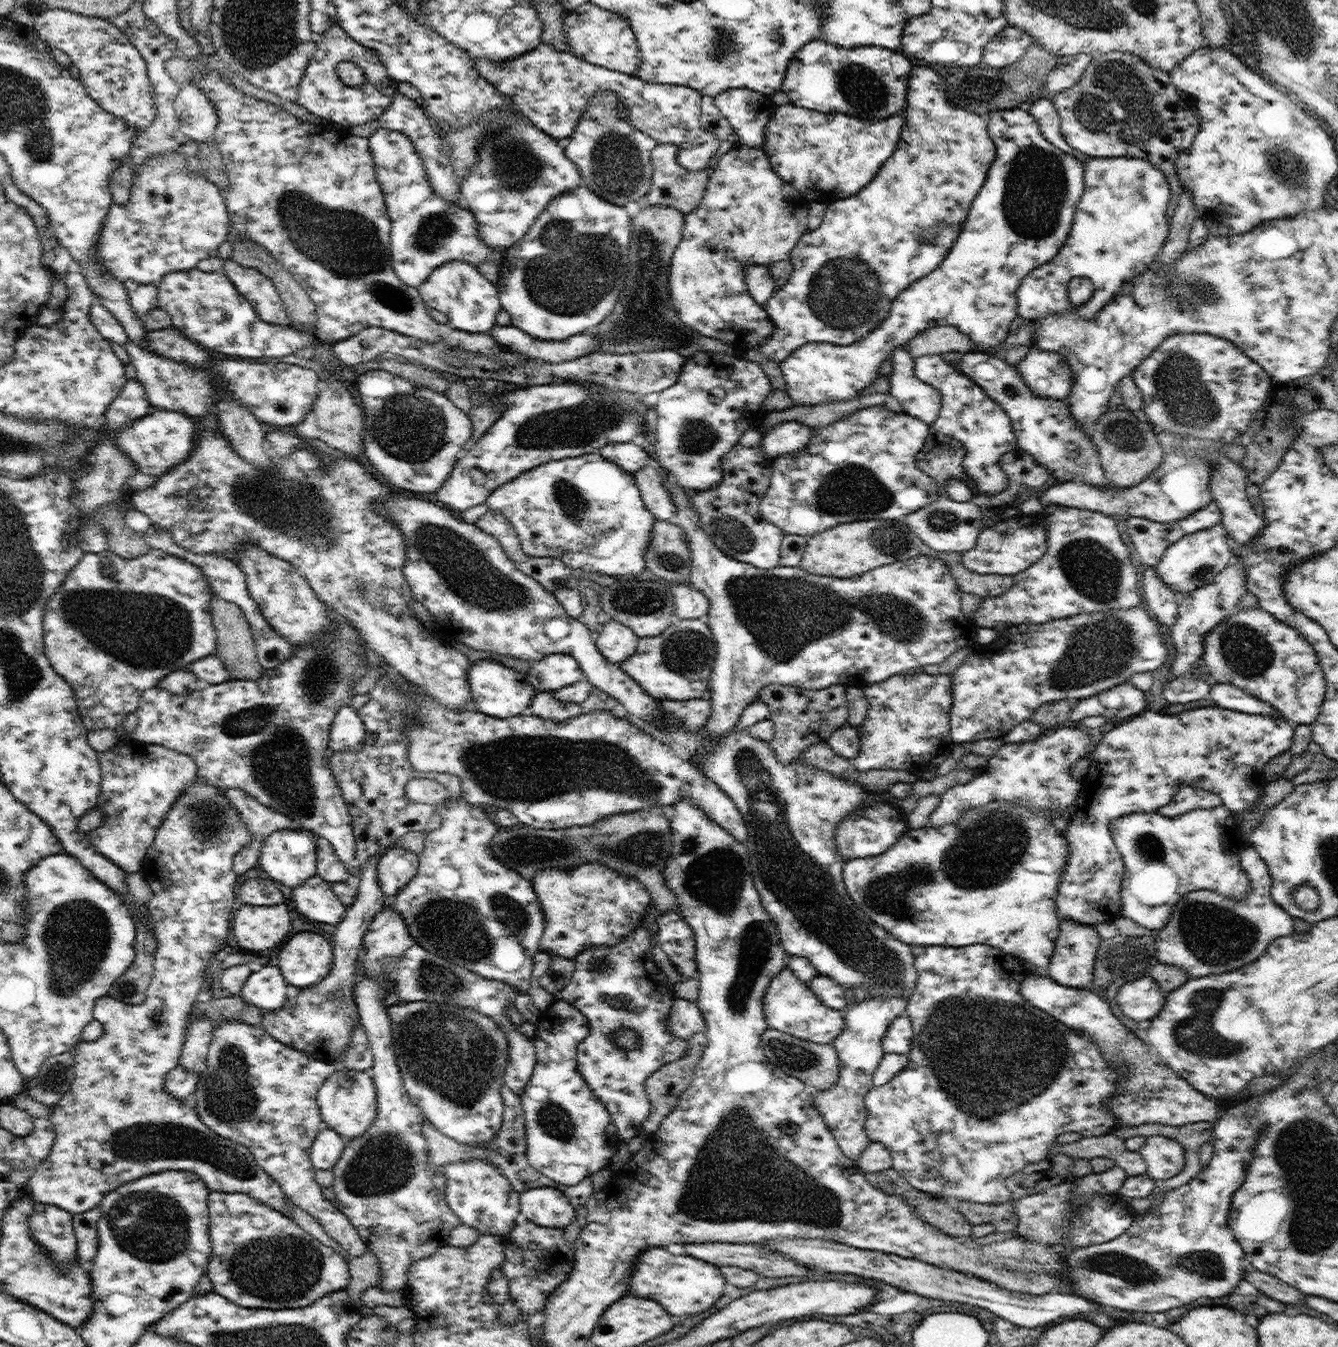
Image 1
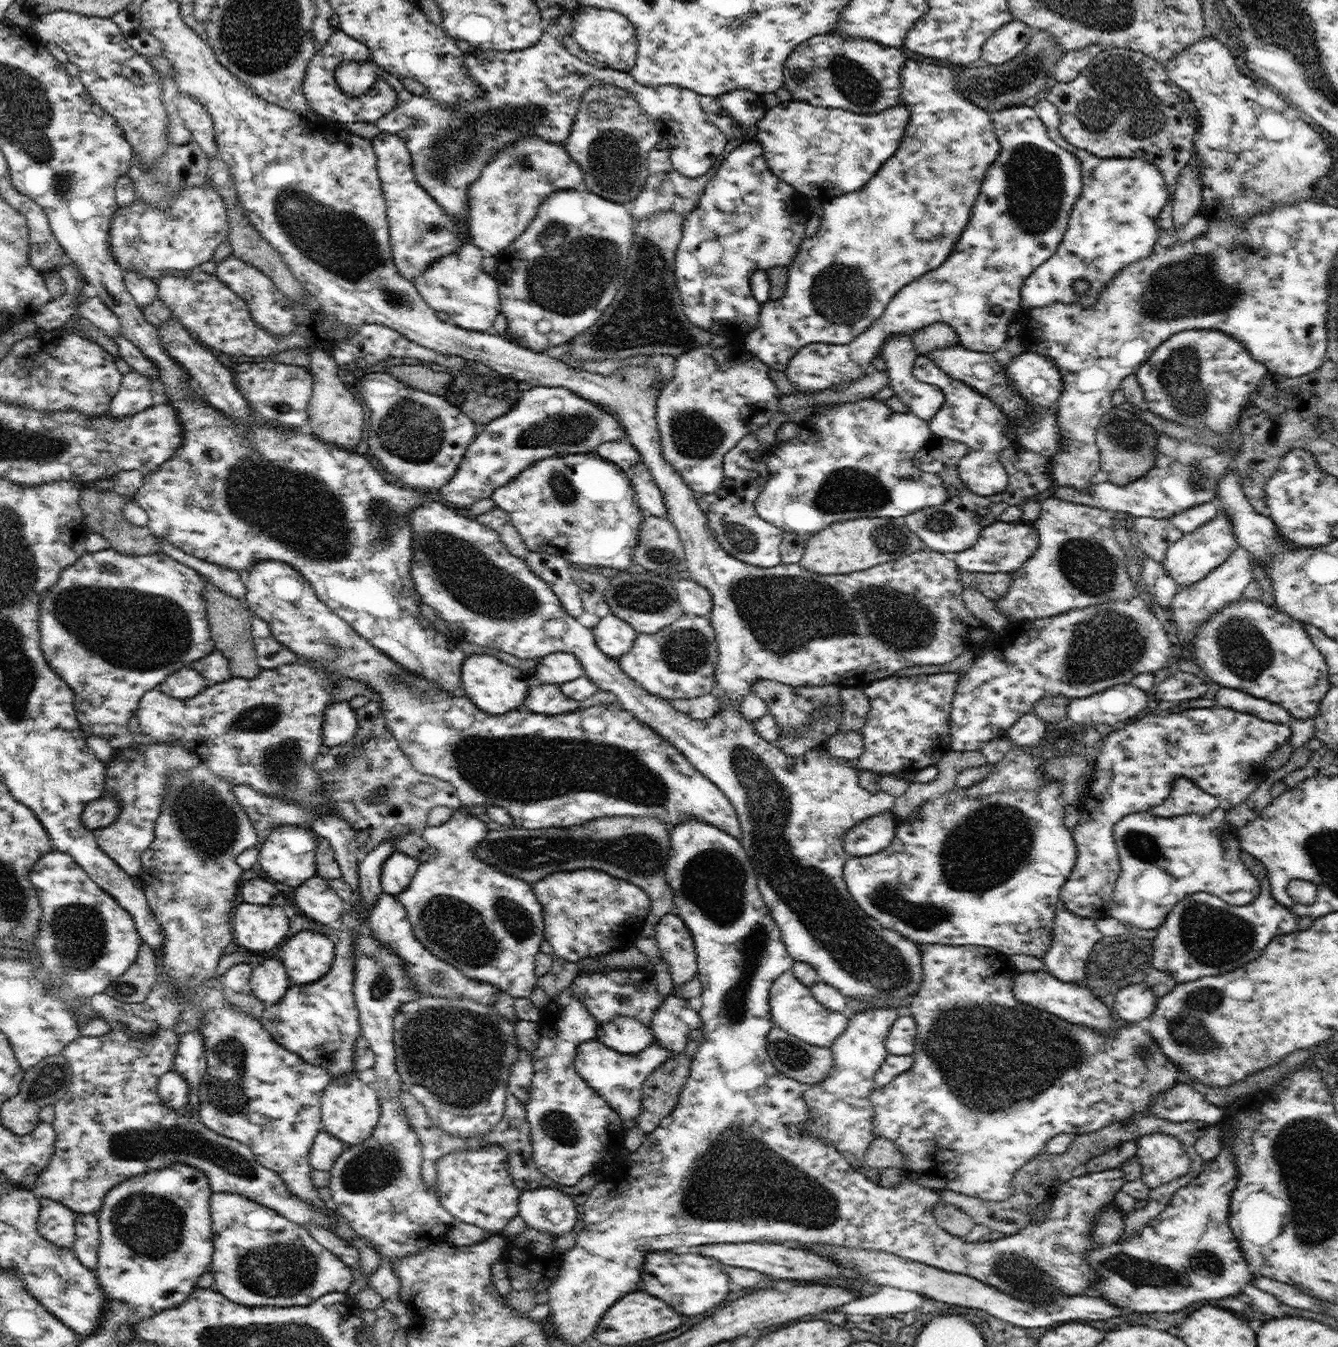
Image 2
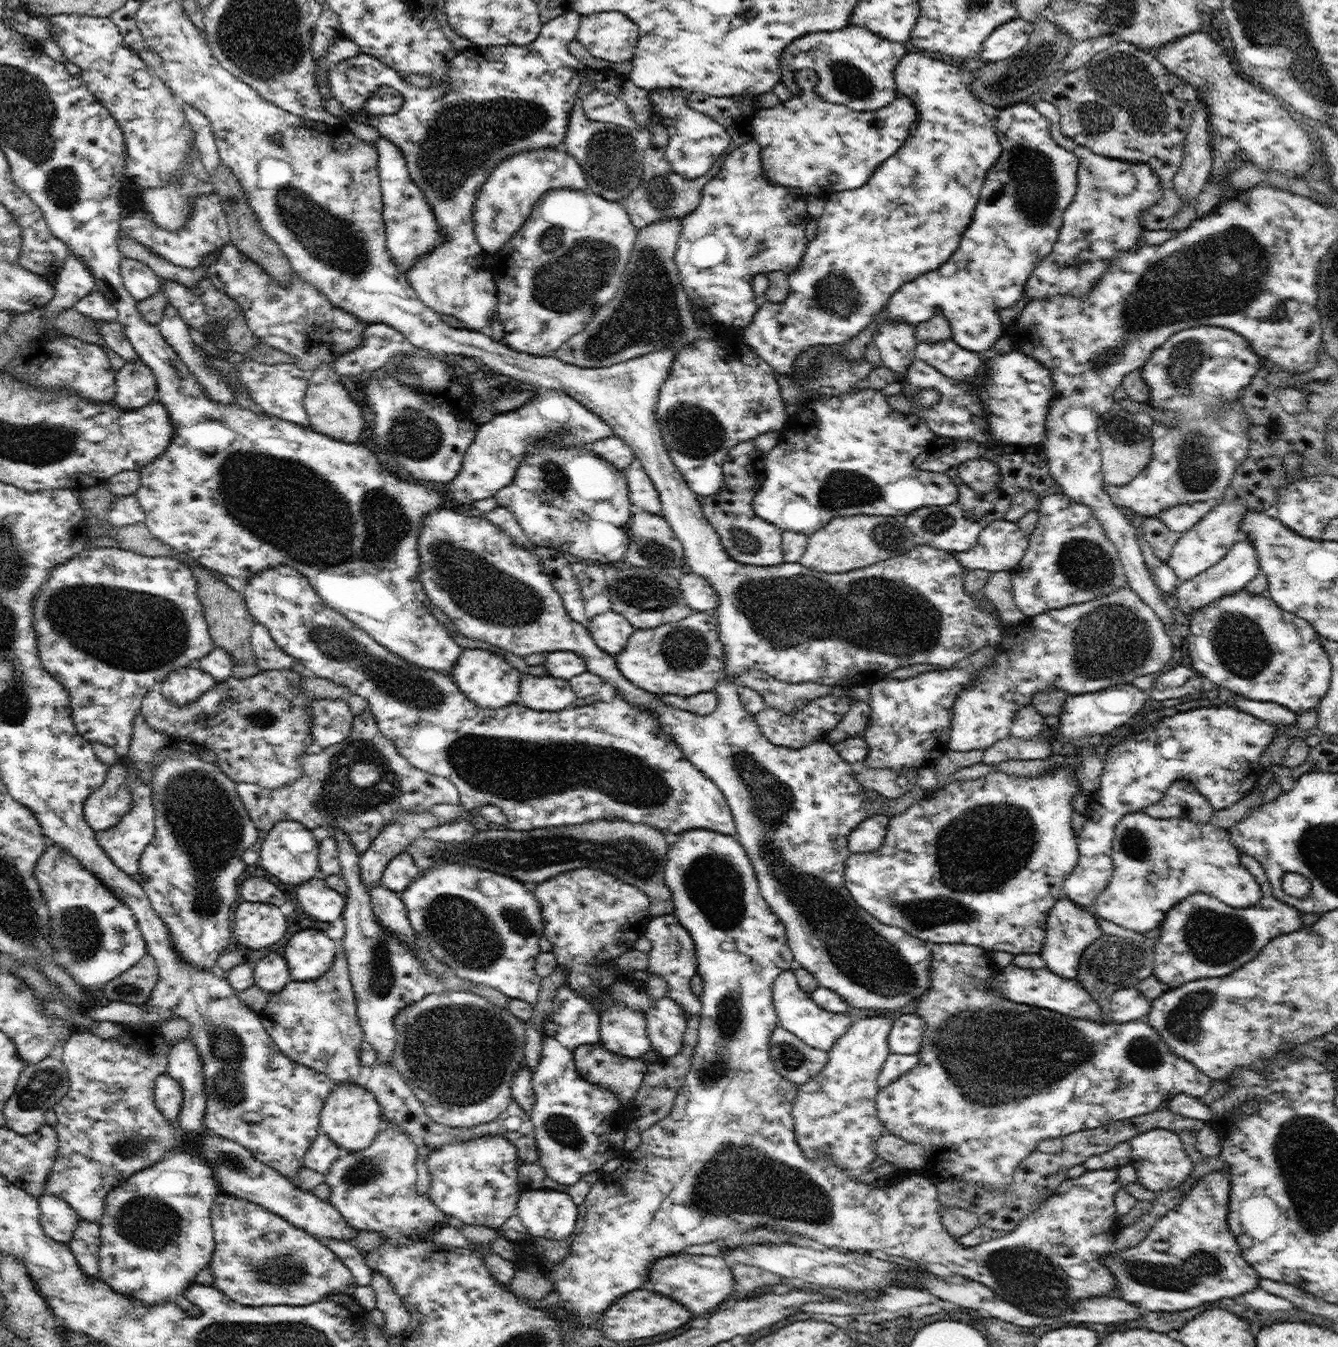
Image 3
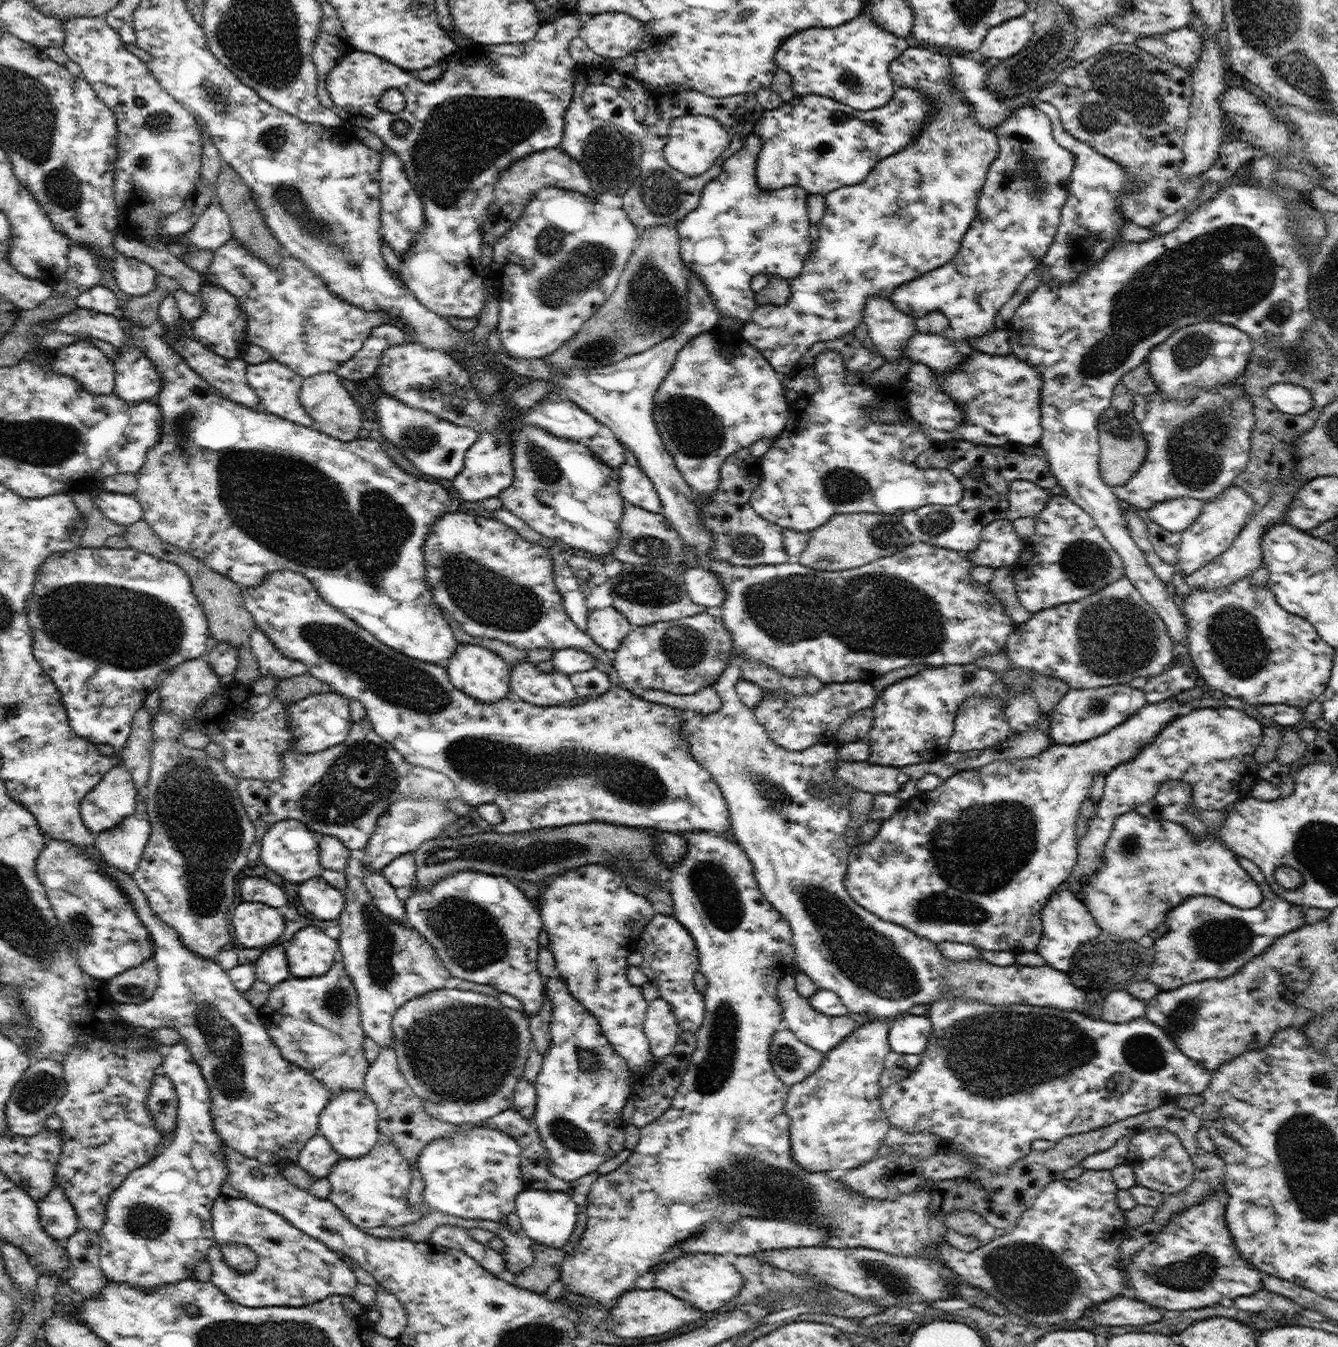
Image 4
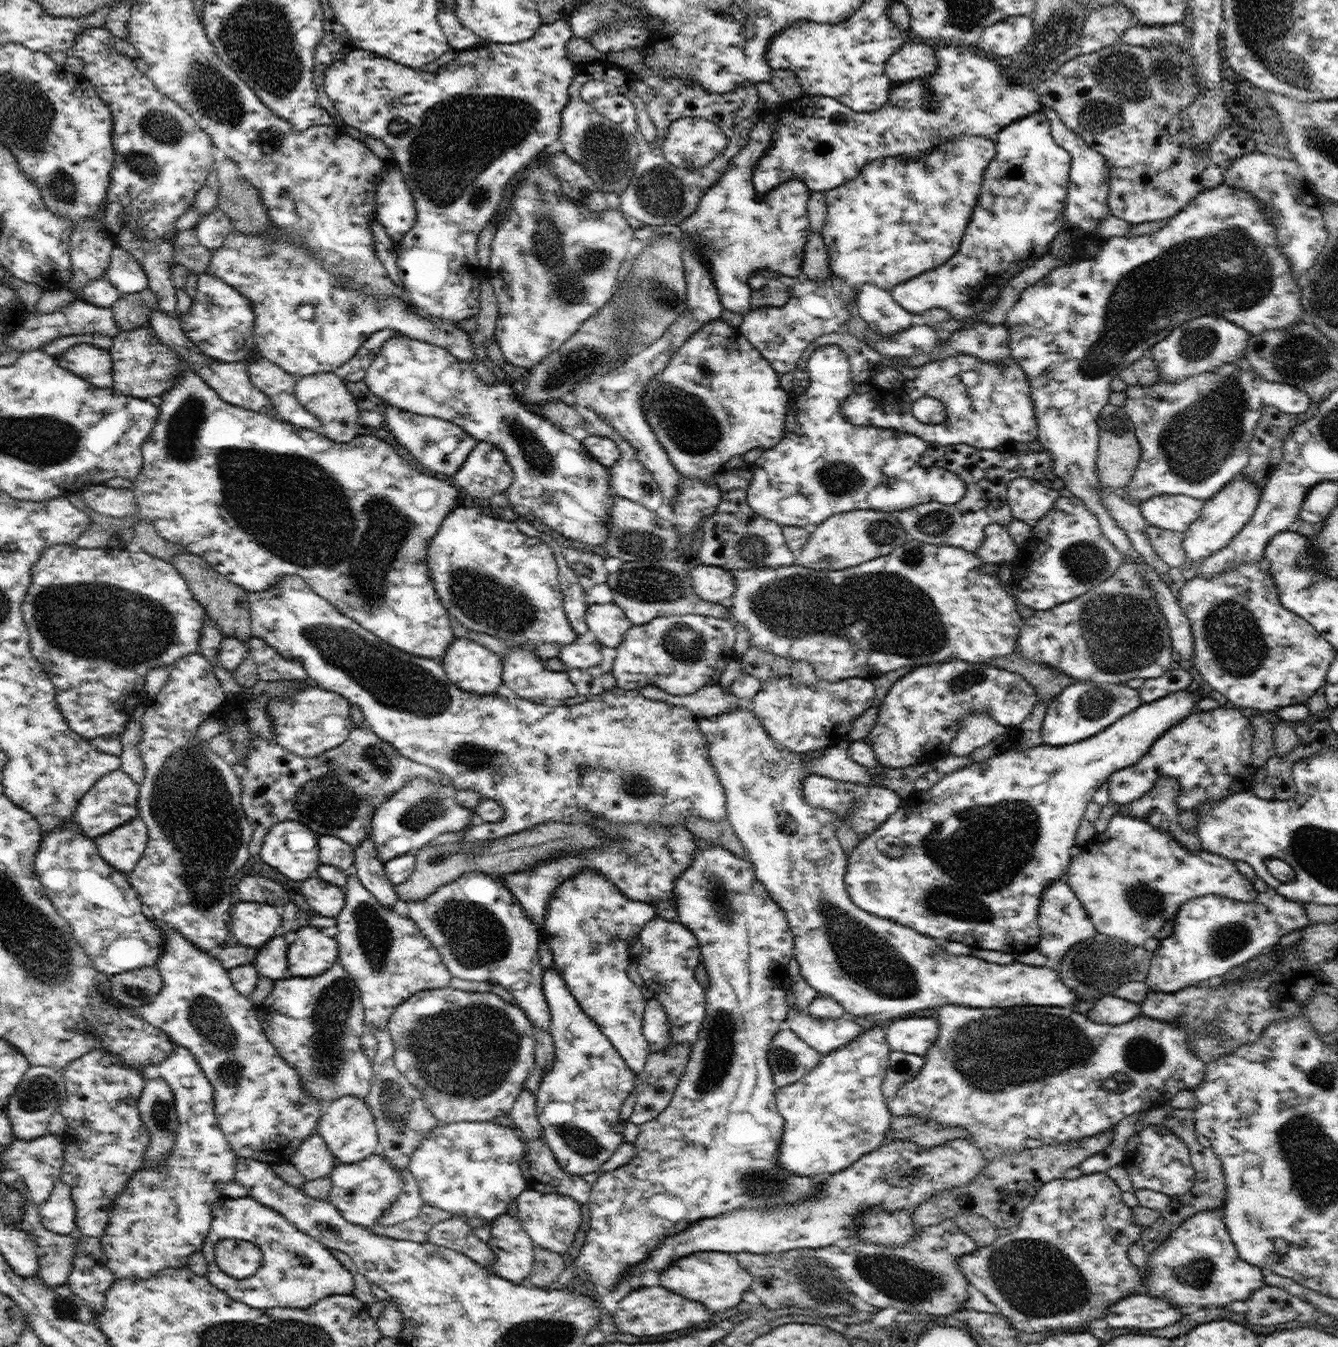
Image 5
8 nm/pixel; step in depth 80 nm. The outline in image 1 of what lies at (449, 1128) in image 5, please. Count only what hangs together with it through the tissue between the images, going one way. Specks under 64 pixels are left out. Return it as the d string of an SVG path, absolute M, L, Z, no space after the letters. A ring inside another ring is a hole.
M468 1158L448 1162L442 1166L447 1180L444 1200L462 1223L476 1228L480 1234L507 1235L521 1220L519 1196L500 1174L500 1171L487 1158Z

